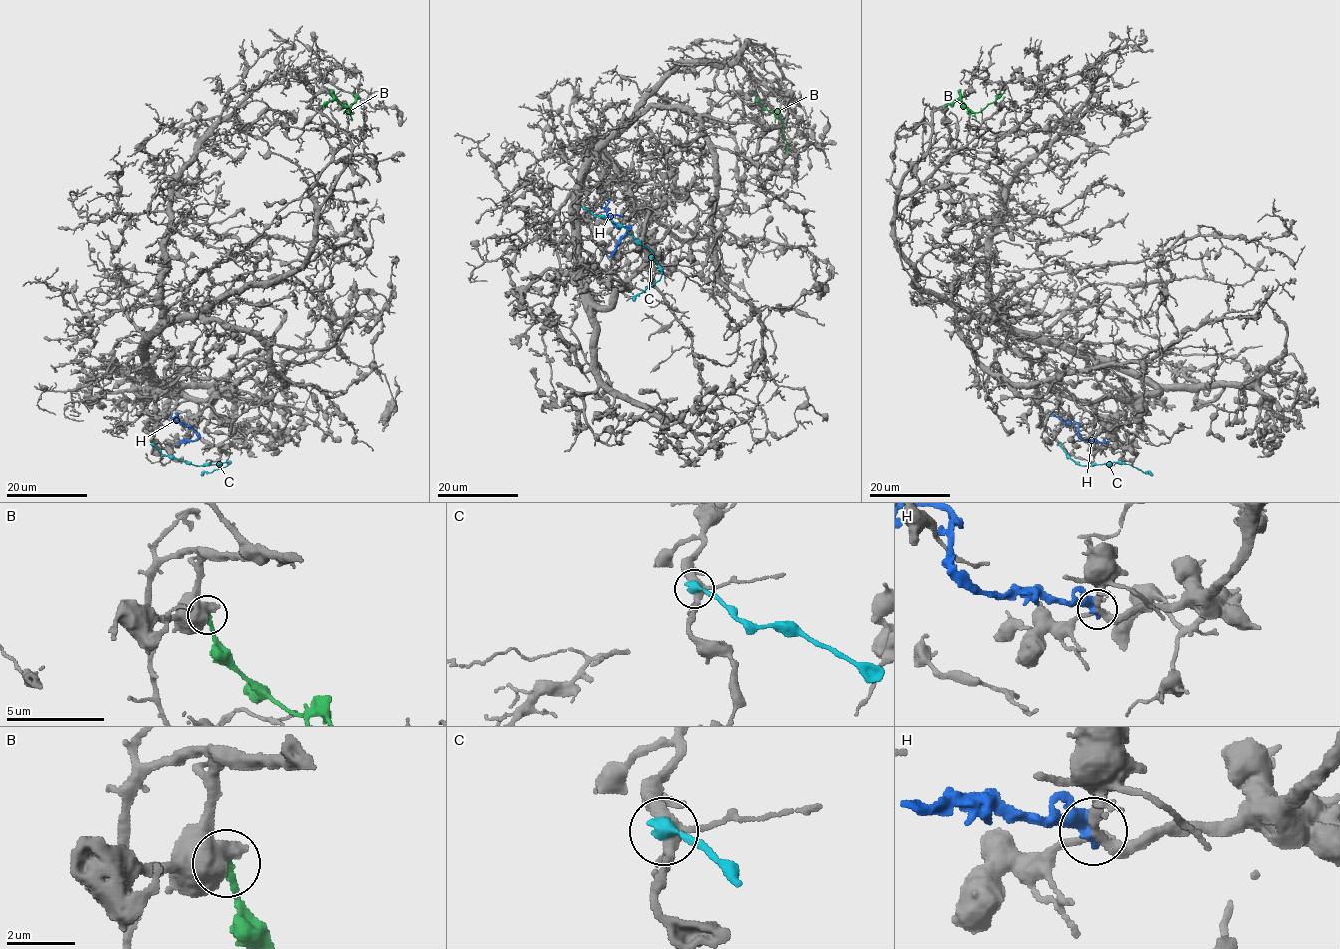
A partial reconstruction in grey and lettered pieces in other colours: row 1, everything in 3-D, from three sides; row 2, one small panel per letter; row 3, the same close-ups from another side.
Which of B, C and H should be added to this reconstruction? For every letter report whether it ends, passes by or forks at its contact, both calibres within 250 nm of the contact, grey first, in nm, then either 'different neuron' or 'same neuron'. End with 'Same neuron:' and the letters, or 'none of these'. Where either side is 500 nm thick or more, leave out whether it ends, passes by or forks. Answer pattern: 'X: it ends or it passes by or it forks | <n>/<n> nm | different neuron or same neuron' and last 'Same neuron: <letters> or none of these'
B: 850/220 nm | different neuron
C: it ends | 280/400 nm | different neuron
H: it ends | 240/440 nm | different neuron
Same neuron: none of these

